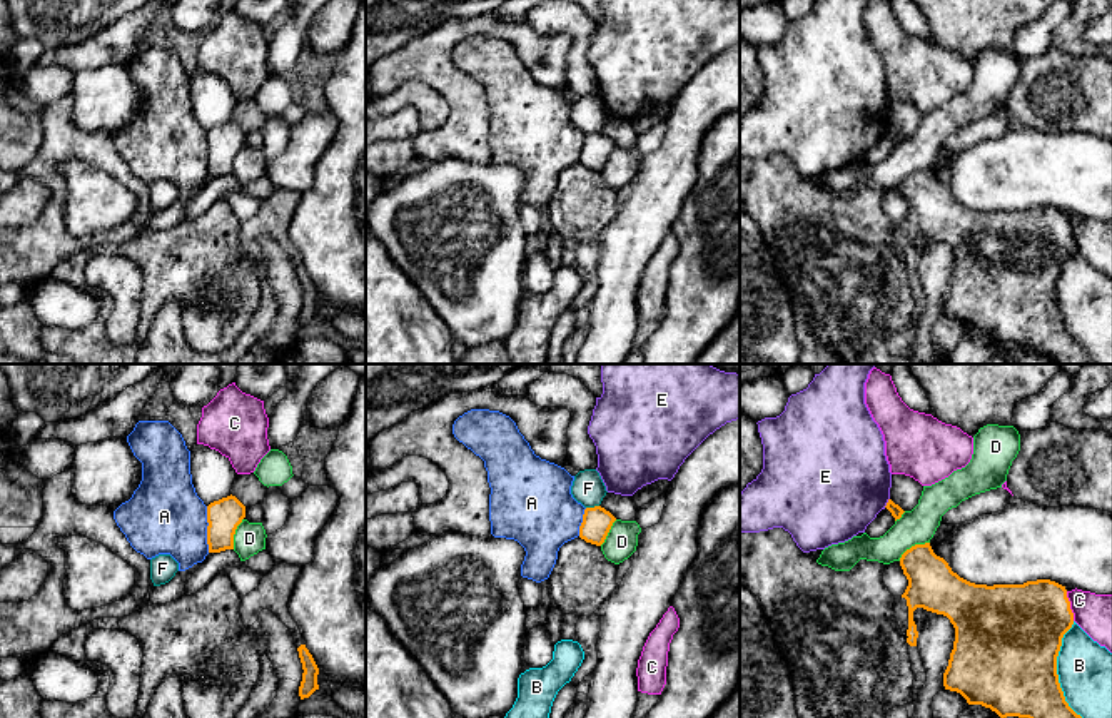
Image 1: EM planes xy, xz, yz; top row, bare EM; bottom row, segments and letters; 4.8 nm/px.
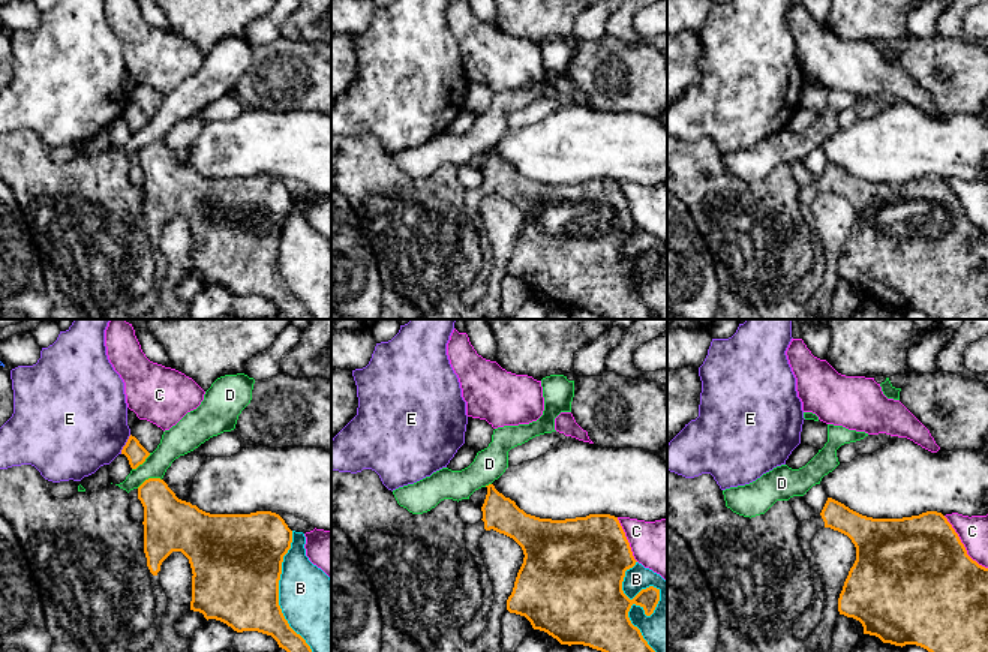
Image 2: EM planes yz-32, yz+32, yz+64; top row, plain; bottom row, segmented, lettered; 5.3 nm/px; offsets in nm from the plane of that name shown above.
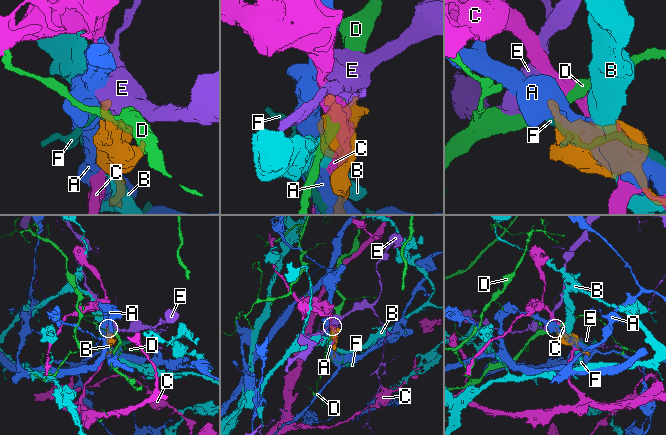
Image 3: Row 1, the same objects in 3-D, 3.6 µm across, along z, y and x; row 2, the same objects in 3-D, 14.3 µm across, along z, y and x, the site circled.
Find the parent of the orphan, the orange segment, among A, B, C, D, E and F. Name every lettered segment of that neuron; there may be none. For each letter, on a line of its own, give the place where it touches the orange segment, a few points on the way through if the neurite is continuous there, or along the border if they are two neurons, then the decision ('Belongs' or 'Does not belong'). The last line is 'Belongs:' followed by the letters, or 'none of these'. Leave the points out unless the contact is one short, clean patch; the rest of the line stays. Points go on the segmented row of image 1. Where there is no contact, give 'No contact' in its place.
A: Touches orange at xy (207, 530). Does not belong
B: Touches orange at yz (1056, 670). Does not belong
C: Touches orange at yz (1069, 606). Does not belong
D: Touches orange at yz (912, 546). Boundary: yz (929, 541), (912, 545), (899, 560). Does not belong
E: Touches orange at yz (887, 503). Boundary: yz (889, 498), (884, 506). Does not belong
F: Touches orange at xz (591, 508). Boundary: xz (598, 505), (586, 508). Does not belong
Belongs: none of these

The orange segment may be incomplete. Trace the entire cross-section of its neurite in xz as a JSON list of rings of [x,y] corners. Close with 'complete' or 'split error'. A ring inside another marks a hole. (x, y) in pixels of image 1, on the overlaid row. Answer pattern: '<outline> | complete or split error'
[[[601,506],[586,508],[579,526],[579,538],[601,546],[616,518]]] | complete

